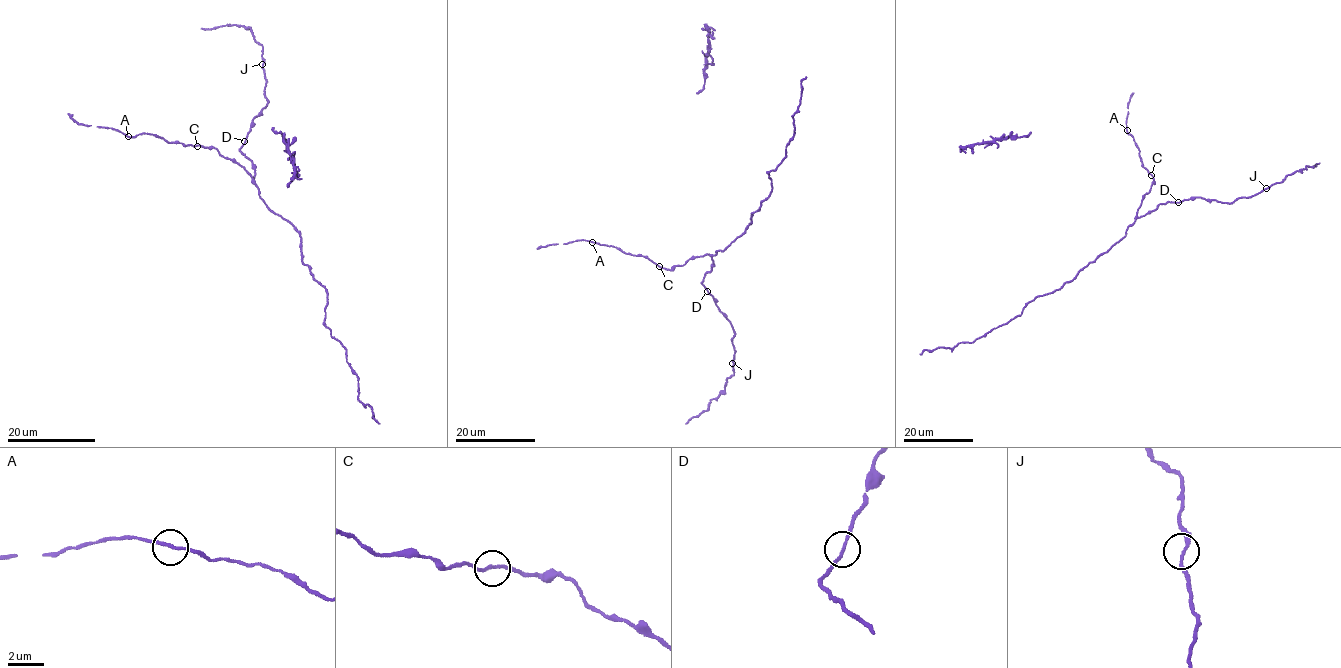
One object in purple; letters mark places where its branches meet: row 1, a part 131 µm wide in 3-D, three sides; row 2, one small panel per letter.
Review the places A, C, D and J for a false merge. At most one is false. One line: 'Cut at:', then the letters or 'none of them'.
Cut at: none of them

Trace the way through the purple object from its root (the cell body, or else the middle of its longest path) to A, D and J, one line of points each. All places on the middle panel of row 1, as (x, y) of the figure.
A: (725, 249), (693, 257), (669, 270), (644, 256), (591, 242)
D: (725, 249), (716, 251), (712, 256), (711, 271), (702, 282), (707, 291)
J: (725, 249), (716, 251), (712, 256), (711, 271), (706, 274), (702, 284), (732, 327), (732, 363)

